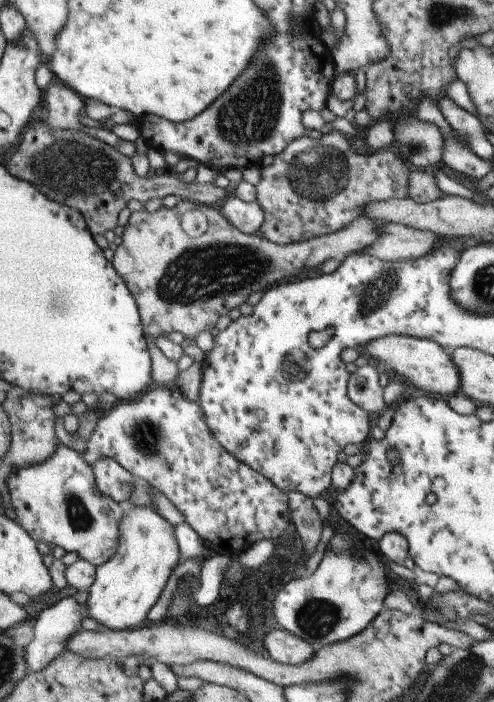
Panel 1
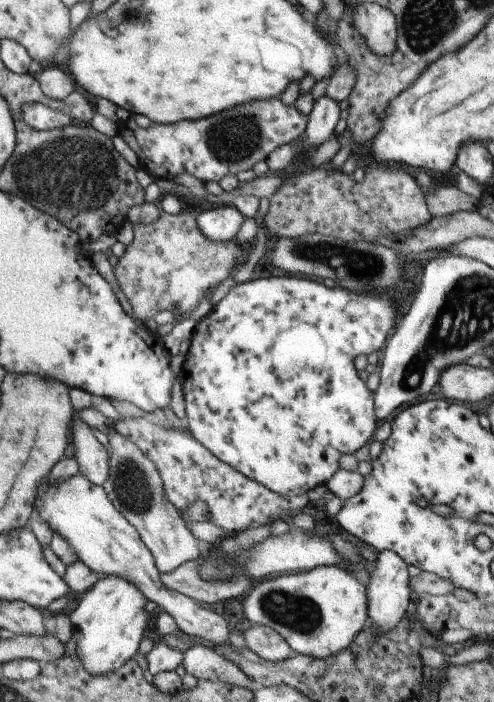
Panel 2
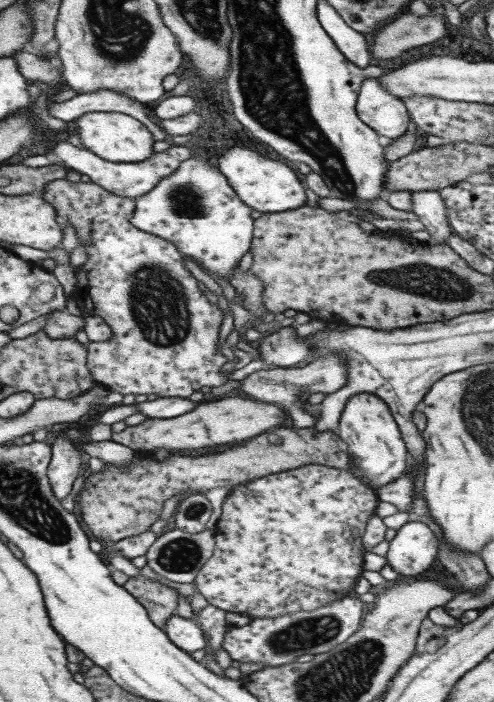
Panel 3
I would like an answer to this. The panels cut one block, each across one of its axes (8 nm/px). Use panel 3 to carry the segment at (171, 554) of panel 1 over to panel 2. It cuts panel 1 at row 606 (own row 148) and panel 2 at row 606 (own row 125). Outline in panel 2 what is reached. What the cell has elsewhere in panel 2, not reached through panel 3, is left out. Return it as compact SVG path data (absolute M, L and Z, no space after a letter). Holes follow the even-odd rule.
M111 575L99 576L97 582L80 597L75 609L69 613L75 655L87 674L103 676L105 672L113 672L123 666L123 662L136 653L149 618L144 612L147 598L139 588L135 588L135 584Z

